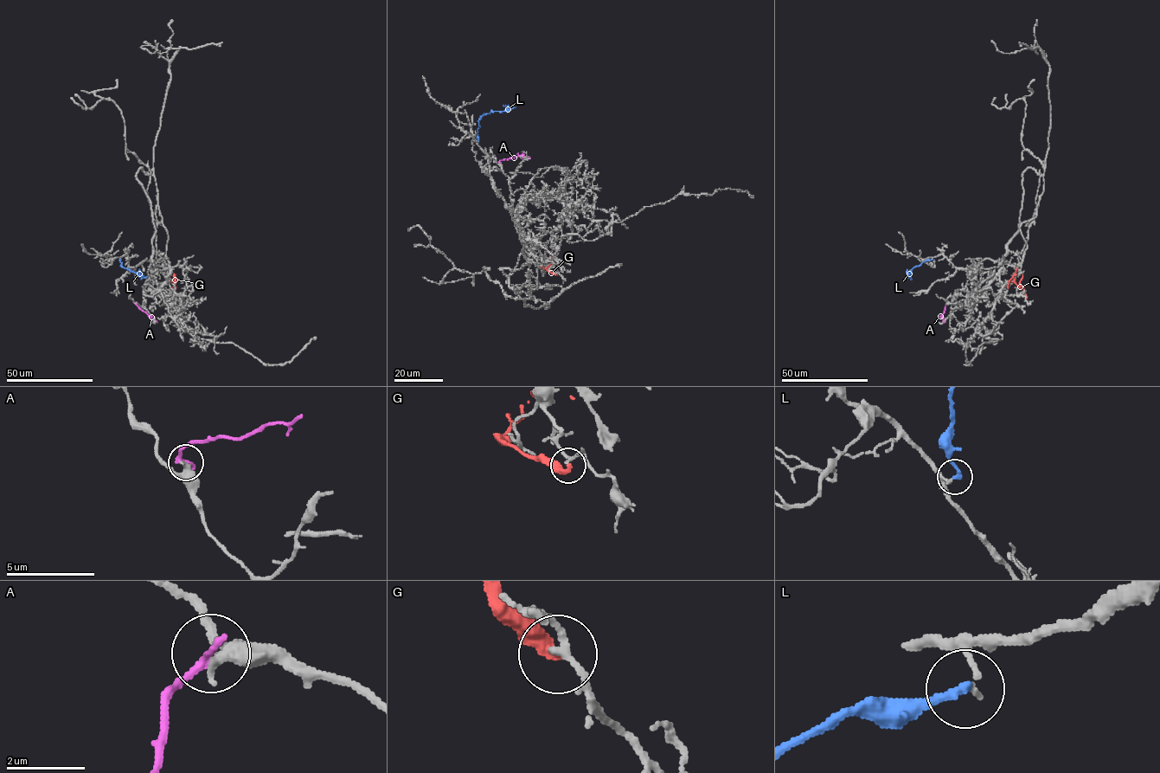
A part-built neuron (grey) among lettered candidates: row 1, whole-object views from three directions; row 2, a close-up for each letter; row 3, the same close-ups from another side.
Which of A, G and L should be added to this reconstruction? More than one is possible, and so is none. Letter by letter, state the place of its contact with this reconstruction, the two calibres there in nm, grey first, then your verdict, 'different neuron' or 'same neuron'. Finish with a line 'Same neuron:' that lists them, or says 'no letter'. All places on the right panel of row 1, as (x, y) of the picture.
A: contact (947, 303); calibres 380 and 240 nm; different neuron
G: contact (1026, 298); calibres 160 and 360 nm; different neuron
L: contact (932, 259); calibres 130 and 240 nm; different neuron
Same neuron: no letter

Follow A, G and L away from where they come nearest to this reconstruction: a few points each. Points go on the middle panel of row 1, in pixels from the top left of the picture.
A: (500, 163), (501, 159), (517, 156), (529, 158)
G: (556, 273), (547, 270), (554, 262), (554, 248)
L: (477, 141), (479, 119), (483, 114), (515, 107)

